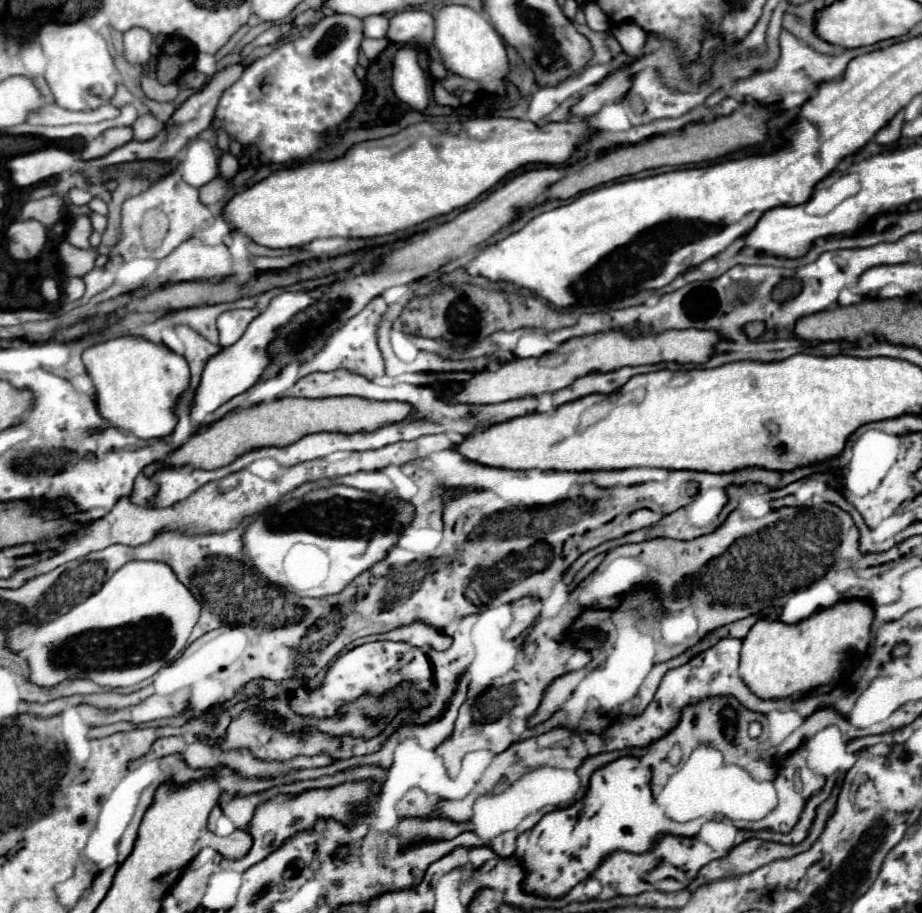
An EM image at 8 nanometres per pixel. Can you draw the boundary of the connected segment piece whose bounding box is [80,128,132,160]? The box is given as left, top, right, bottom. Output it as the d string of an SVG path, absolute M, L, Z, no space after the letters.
M112 128L106 130L104 134L100 134L98 138L94 138L82 152L80 158L82 160L96 160L102 158L106 154L110 154L112 150L124 146L126 142L132 140L132 128Z

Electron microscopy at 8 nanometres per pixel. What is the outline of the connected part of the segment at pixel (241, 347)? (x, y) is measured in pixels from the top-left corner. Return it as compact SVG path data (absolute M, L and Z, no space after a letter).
M302 288L298 292L282 292L282 294L274 296L272 302L268 304L268 308L258 318L254 318L254 322L250 322L244 336L234 346L224 348L220 354L216 354L214 358L208 360L208 364L202 372L202 382L196 390L192 420L202 426L204 418L208 414L212 414L216 408L226 404L234 396L250 390L262 378L262 374L266 372L266 366L270 366L268 346L278 336L278 330L282 326L286 326L286 322L290 322L298 312L306 310L314 302L316 302L316 296L312 296L312 292L308 288Z

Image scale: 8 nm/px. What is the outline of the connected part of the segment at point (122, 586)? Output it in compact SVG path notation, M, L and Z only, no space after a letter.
M128 562L98 592L66 614L44 624L20 622L8 630L6 648L14 654L26 654L30 682L44 688L76 678L88 678L106 688L134 686L180 656L200 612L202 604L174 578L170 566L164 562Z

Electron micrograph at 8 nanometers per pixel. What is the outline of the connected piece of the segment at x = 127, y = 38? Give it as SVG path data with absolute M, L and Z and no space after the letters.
M132 28L124 32L124 58L130 64L146 64L150 60L152 36L142 28Z

